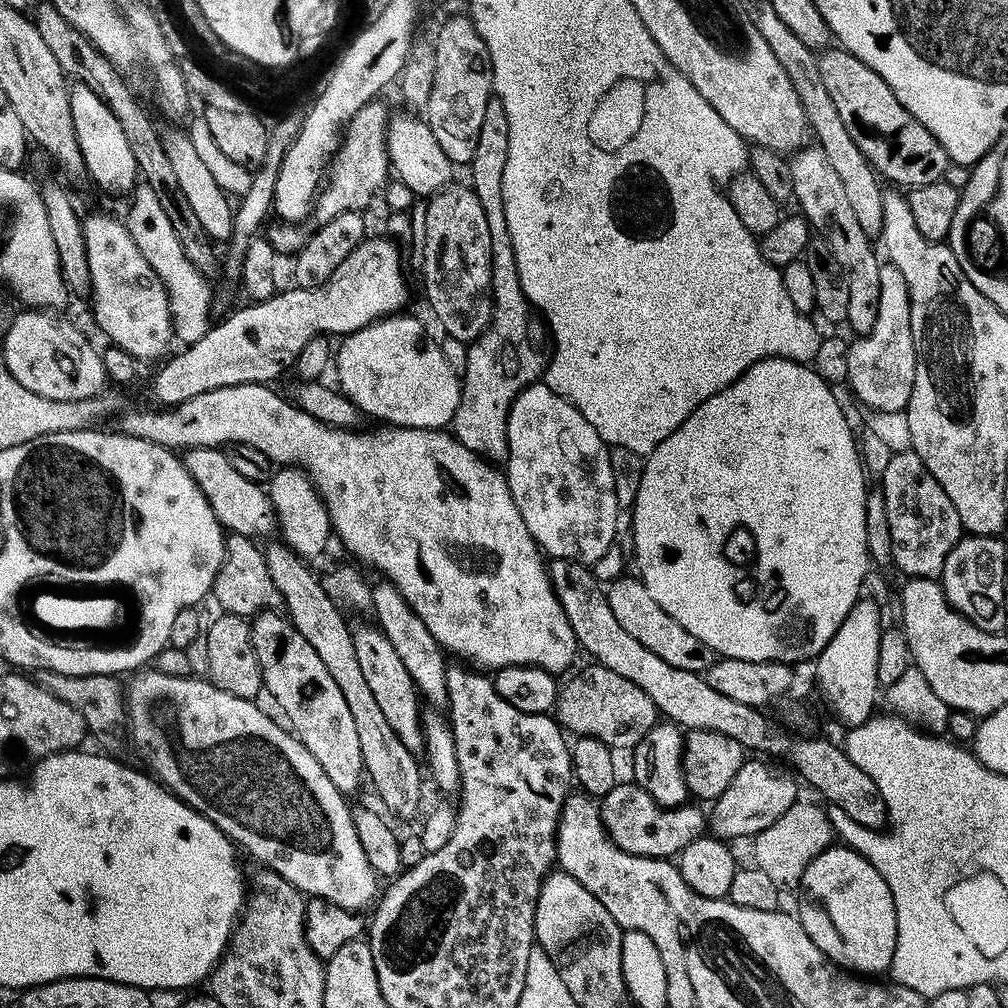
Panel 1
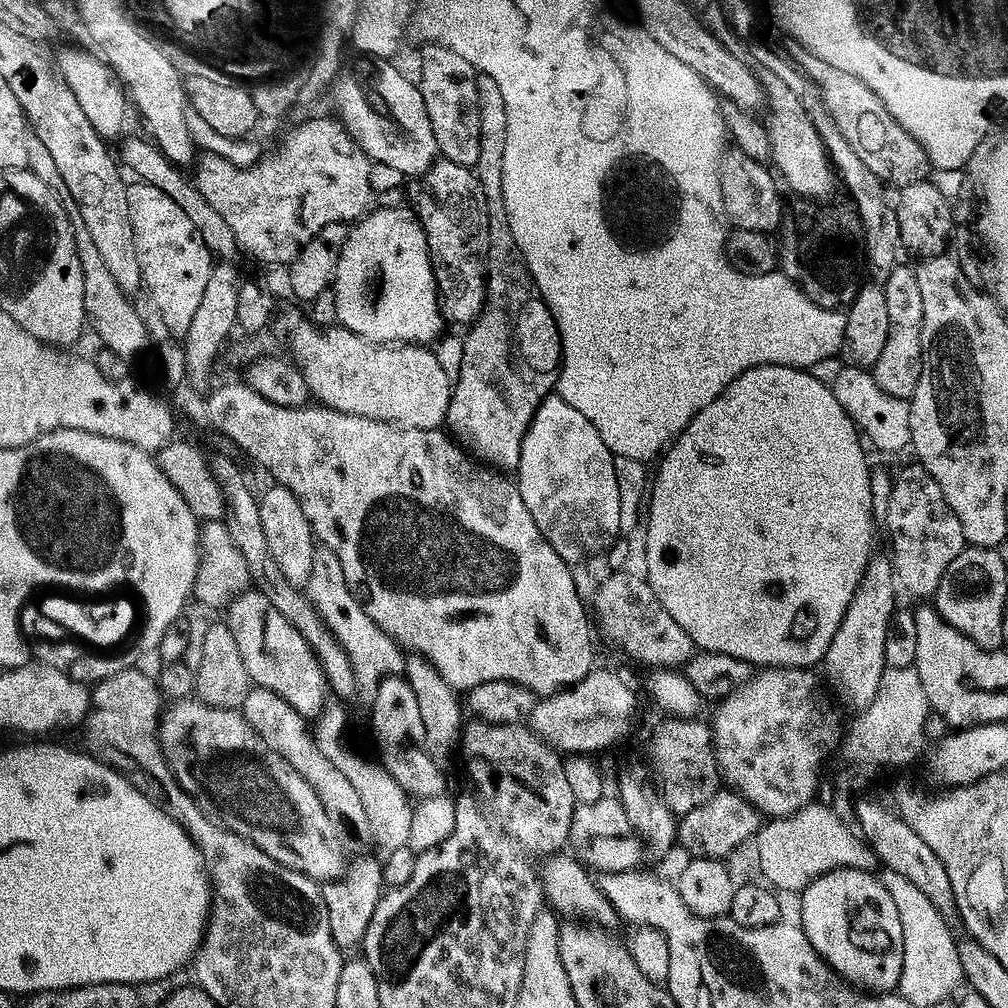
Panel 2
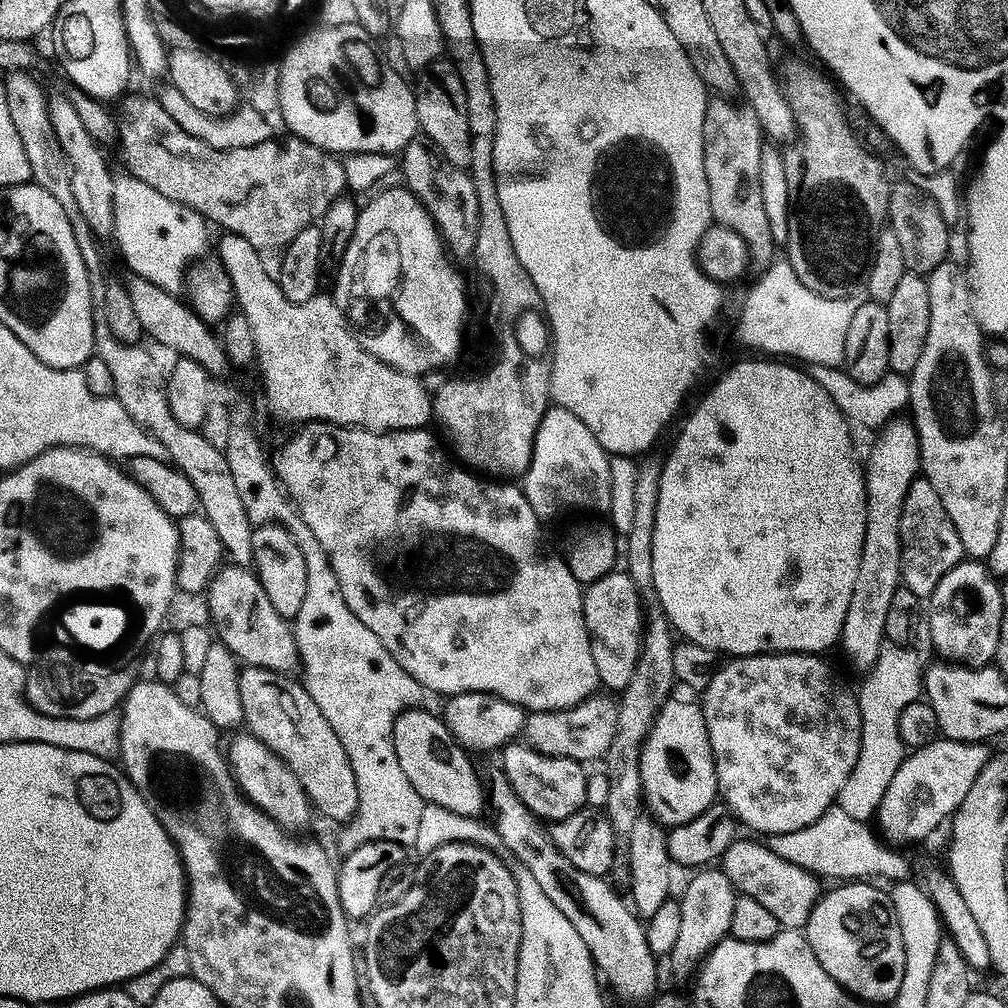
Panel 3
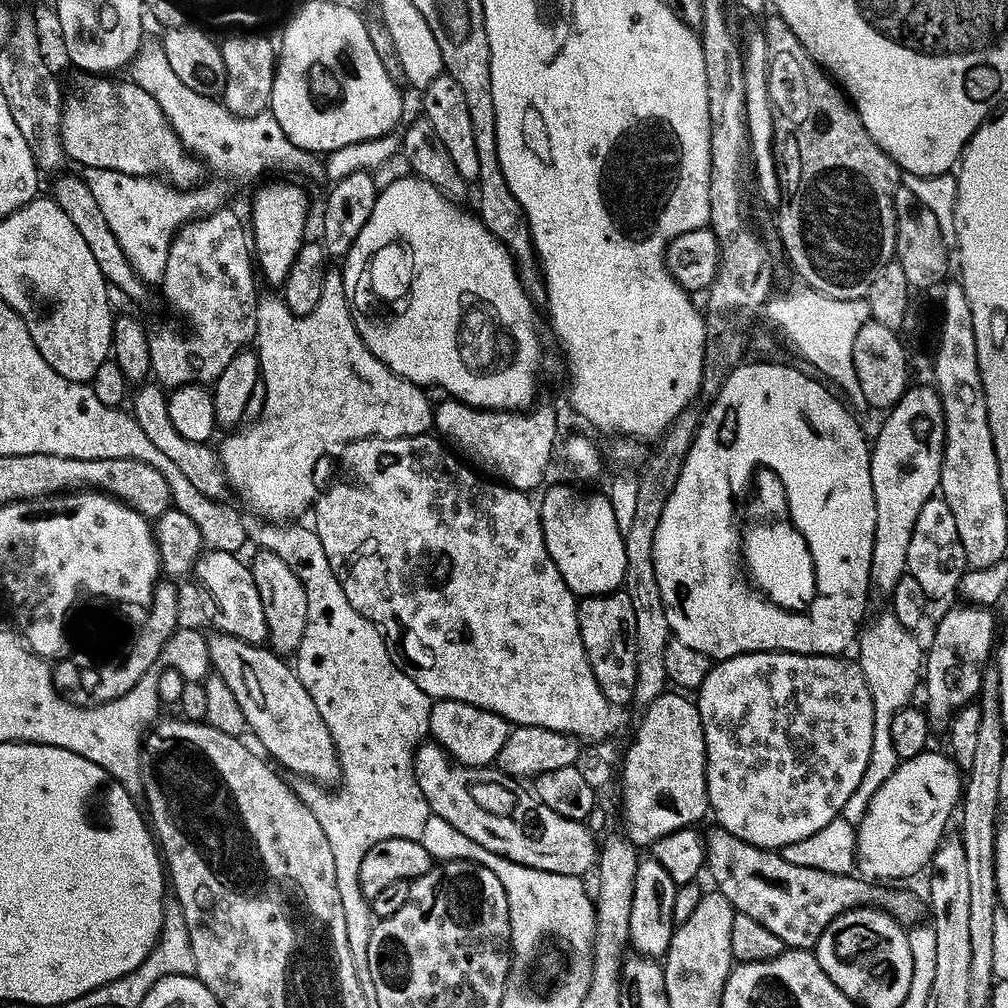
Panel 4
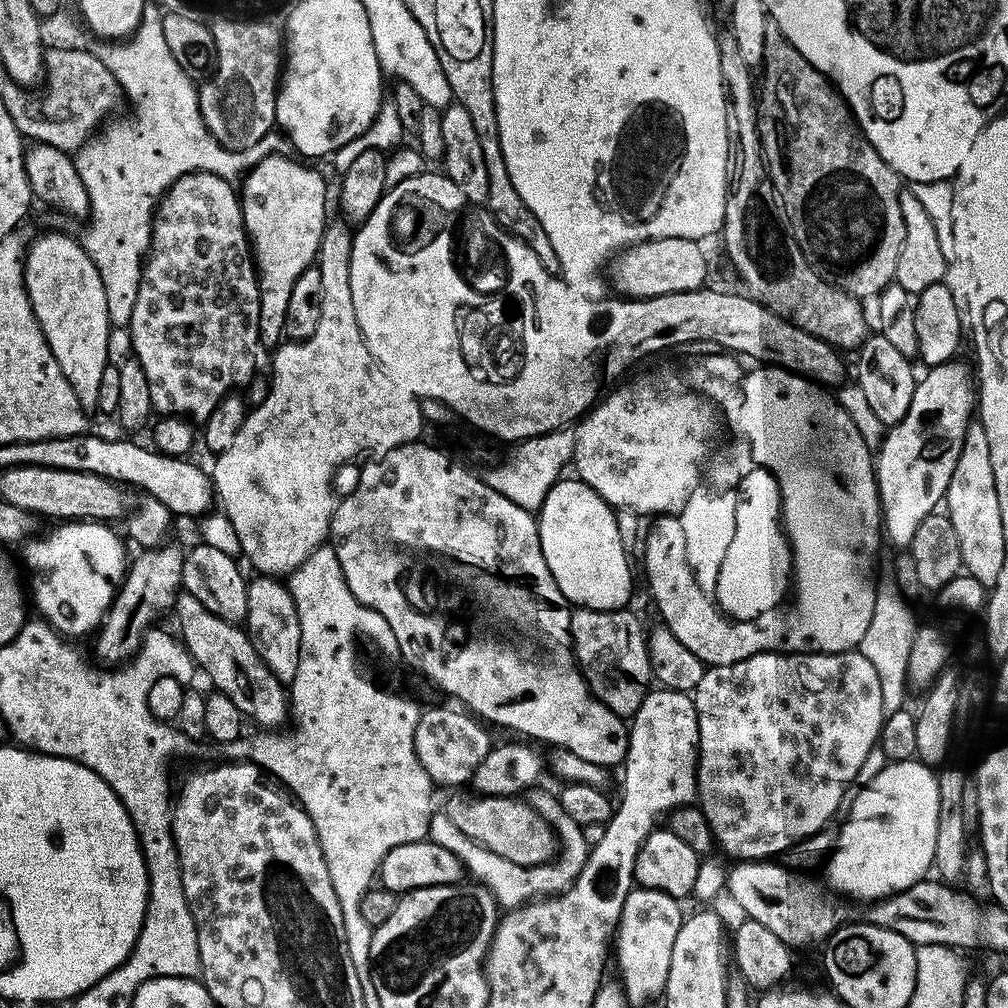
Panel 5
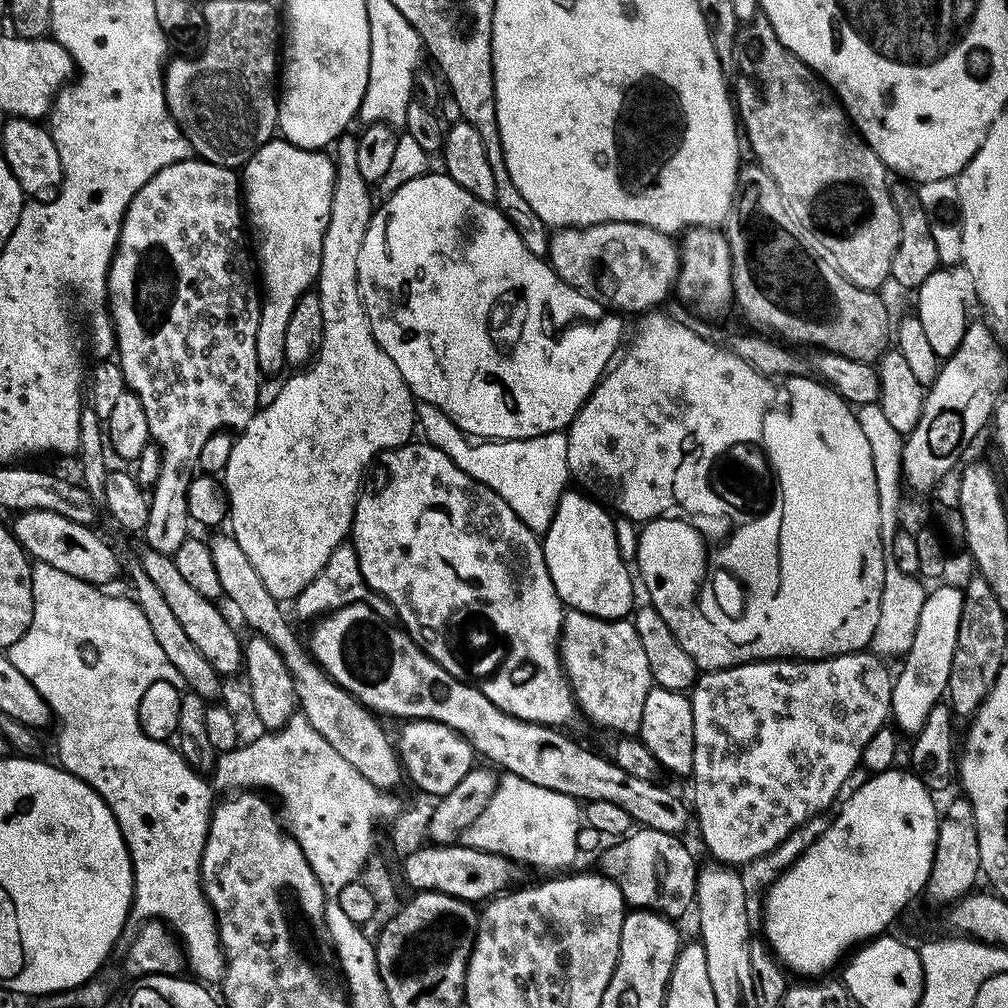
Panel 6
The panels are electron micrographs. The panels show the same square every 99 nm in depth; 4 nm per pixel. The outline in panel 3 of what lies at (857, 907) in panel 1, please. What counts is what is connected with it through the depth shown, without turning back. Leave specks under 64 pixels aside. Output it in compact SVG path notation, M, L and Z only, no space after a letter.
M840 882L832 889L825 891L816 901L808 923L802 931L810 942L810 950L814 950L814 958L822 962L822 970L834 978L858 1000L876 1004L895 1001L898 986L902 986L902 970L904 969L904 947L902 946L902 930L898 926L895 914L892 913L892 902L887 891L875 888L872 882Z

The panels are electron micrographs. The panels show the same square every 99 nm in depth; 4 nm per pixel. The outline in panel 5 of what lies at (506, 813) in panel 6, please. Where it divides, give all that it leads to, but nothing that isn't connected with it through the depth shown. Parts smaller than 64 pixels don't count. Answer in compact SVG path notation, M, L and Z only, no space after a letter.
M540 792L536 797L531 798L530 804L543 820L547 820L555 828L559 852L551 862L529 868L518 866L490 850L486 850L478 842L474 842L469 836L462 834L462 830L455 828L446 818L433 819L432 823L428 825L428 836L432 843L450 850L450 854L454 854L460 859L467 875L475 878L485 888L489 888L496 897L497 905L508 910L518 908L521 904L527 904L529 900L543 898L549 894L559 894L565 888L569 888L578 878L578 874L582 874L582 866L587 862L590 851L590 840L584 837L585 829L576 824L574 818L570 818L570 814L564 812L555 795L547 796L546 793Z

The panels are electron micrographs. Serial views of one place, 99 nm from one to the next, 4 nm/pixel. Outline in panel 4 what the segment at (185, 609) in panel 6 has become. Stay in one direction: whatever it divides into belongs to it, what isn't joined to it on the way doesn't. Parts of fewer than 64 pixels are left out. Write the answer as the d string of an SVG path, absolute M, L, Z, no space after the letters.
M213 631L211 635L207 637L208 663L211 671L220 676L230 688L230 693L234 694L234 699L245 716L247 731L256 735L257 742L261 744L259 747L281 769L286 768L294 772L296 777L311 780L312 783L321 786L335 785L340 778L340 764L336 761L336 747L330 738L330 730L322 714L318 714L318 706L314 706L314 698L310 698L306 686L302 686L302 682L297 678L295 667L287 659L277 656L267 646L248 644L245 640L239 640L225 632Z

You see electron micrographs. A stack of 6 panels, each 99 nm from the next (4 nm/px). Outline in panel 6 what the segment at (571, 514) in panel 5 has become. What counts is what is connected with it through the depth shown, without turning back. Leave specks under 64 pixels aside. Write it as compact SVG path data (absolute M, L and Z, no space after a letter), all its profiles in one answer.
M566 490L560 495L554 518L542 536L544 557L554 590L560 601L573 612L603 620L625 619L633 611L634 597L628 564L619 554L616 520L599 499L583 491L572 491Z

